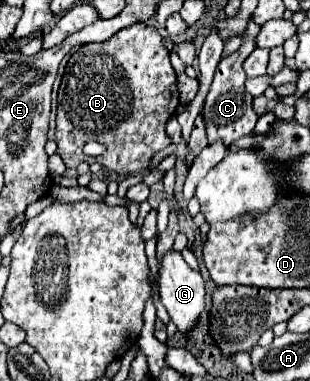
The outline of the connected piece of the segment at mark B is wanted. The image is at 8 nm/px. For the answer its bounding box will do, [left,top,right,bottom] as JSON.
[57,23,177,175]

